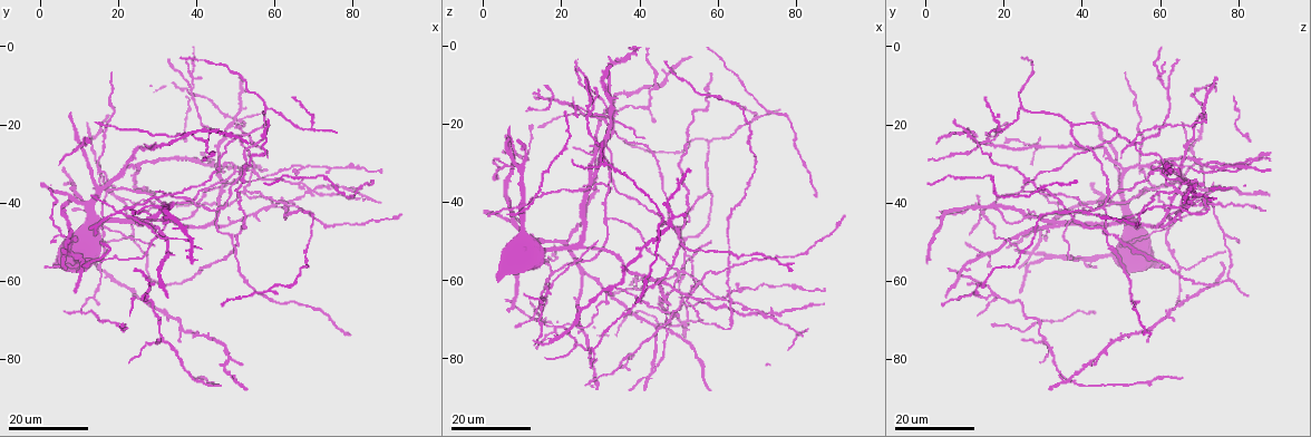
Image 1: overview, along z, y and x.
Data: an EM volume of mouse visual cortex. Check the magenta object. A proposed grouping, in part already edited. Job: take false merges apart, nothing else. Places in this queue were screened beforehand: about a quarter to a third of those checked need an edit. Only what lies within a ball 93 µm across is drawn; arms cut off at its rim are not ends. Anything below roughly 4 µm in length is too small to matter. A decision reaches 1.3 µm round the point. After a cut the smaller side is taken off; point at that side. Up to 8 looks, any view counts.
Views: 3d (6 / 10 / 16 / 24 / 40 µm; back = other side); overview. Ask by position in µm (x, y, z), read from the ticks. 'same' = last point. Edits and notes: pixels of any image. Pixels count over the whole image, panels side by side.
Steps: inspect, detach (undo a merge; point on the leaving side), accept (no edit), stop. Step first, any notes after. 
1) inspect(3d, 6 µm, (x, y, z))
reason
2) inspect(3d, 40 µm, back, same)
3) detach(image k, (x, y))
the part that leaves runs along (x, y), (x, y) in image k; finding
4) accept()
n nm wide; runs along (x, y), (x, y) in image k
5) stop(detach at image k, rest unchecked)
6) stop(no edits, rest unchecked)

inspect(3d, 24 µm, (69.5, 21.0, 18.5))
three arms meet

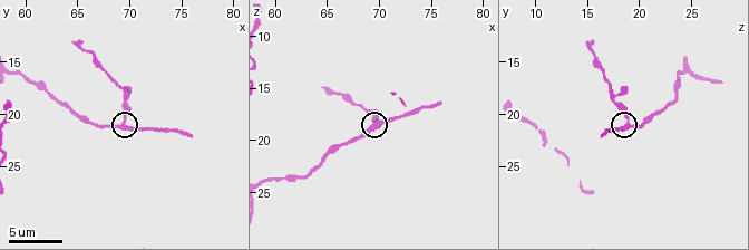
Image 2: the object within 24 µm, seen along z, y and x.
inspect(3d, 10 µm, (69.4, 20.6, 18.8))
closer look

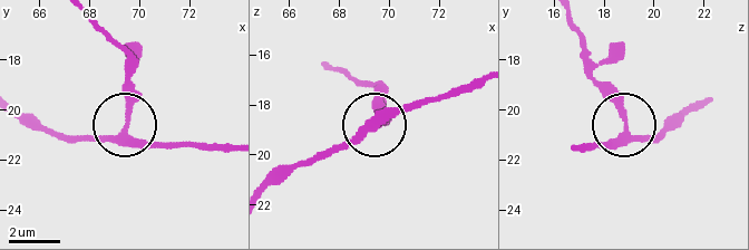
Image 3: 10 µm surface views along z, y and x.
accept()
3 arms; runs along (18, 112), (57, 137), (108, 137), (125, 130), (169, 148) in image 3; continuous, no second neuron

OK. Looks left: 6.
inspect(3d, 16 µm, (27.5, 45.5, 33.5))
three arms meet

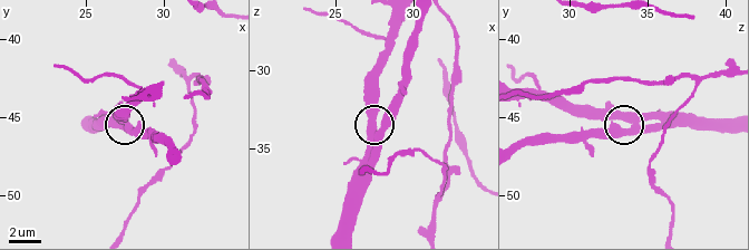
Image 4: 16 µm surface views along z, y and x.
inspect(3d, 6 µm, (27.6, 45.4, 34.0))

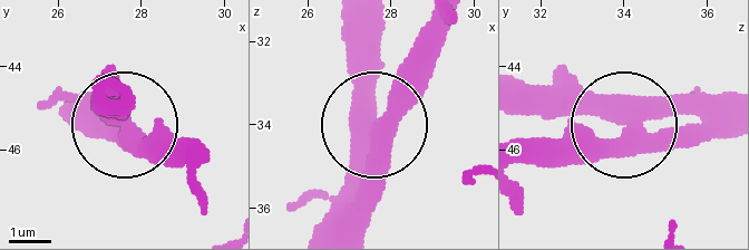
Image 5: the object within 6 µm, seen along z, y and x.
accept()
480 nm wide; runs along (328, 228), (349, 185), (353, 143), (431, 60) in image 5; all the same neuron

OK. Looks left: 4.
inspect(3d, 16 µm, (28.5, 42.5, 28.0))
small branch off a trunk

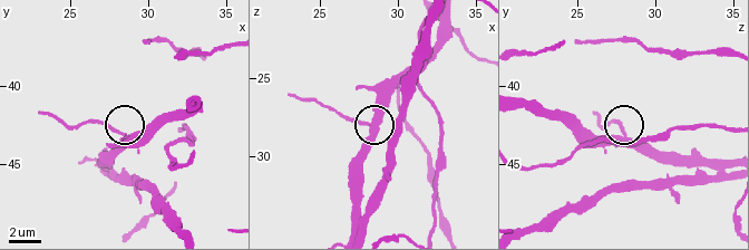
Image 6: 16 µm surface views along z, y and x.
inspect(3d, 10 µm, (28.2, 43.0, 28.0))

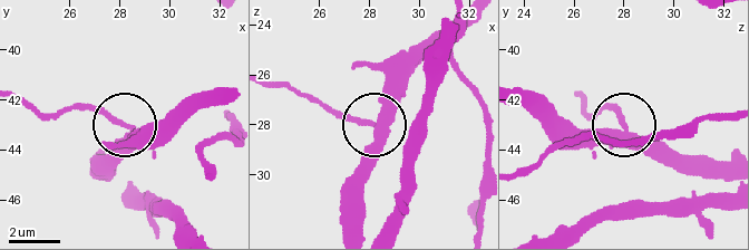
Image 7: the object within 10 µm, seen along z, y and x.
accept()
320 nm wide; all the same neuron

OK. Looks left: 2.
stop(no edits, rest unchecked)

